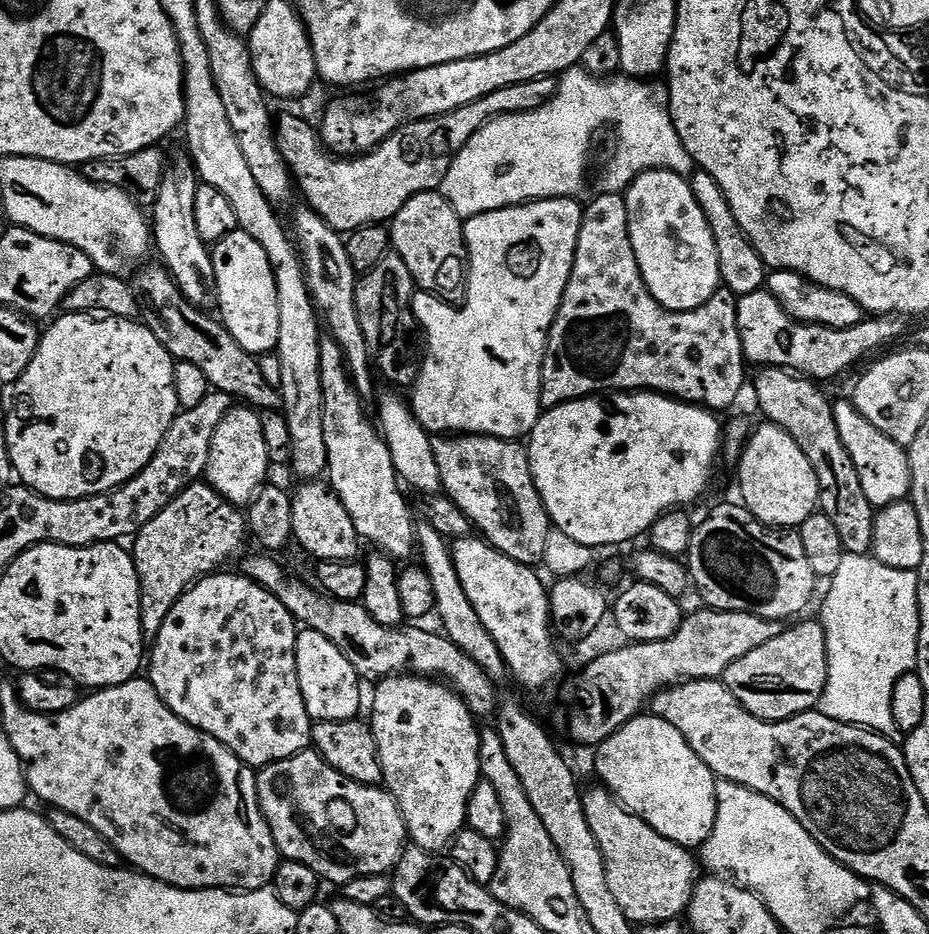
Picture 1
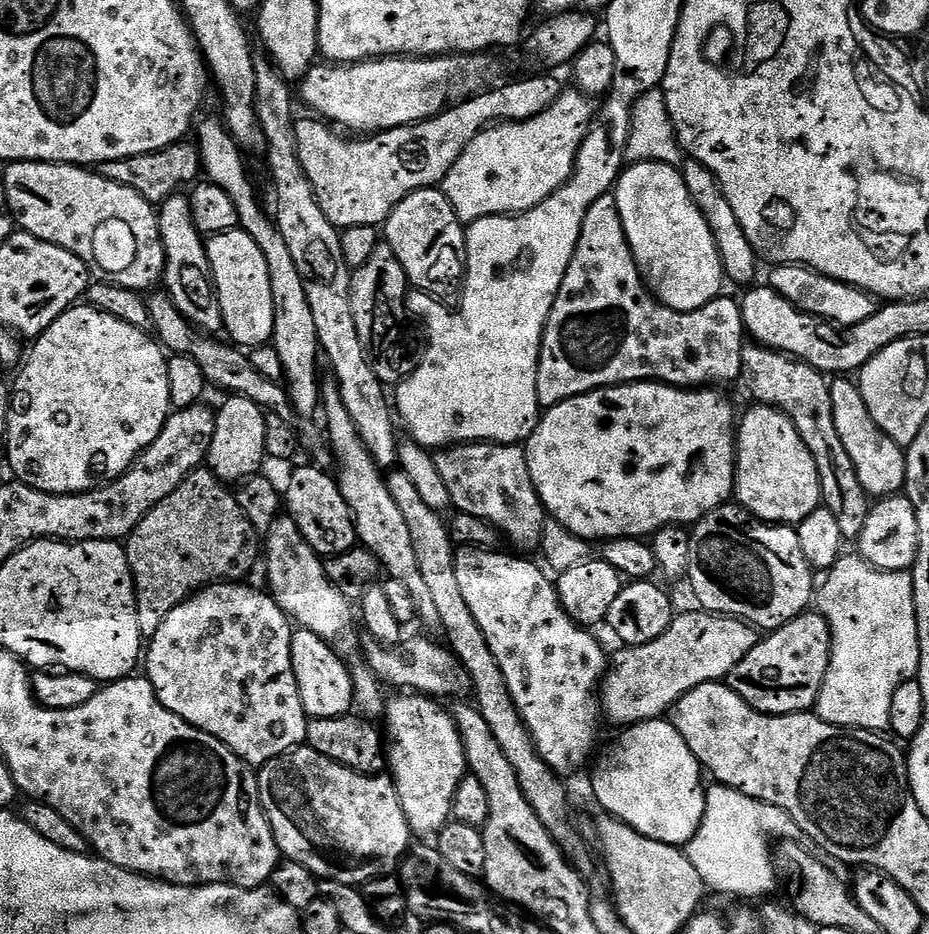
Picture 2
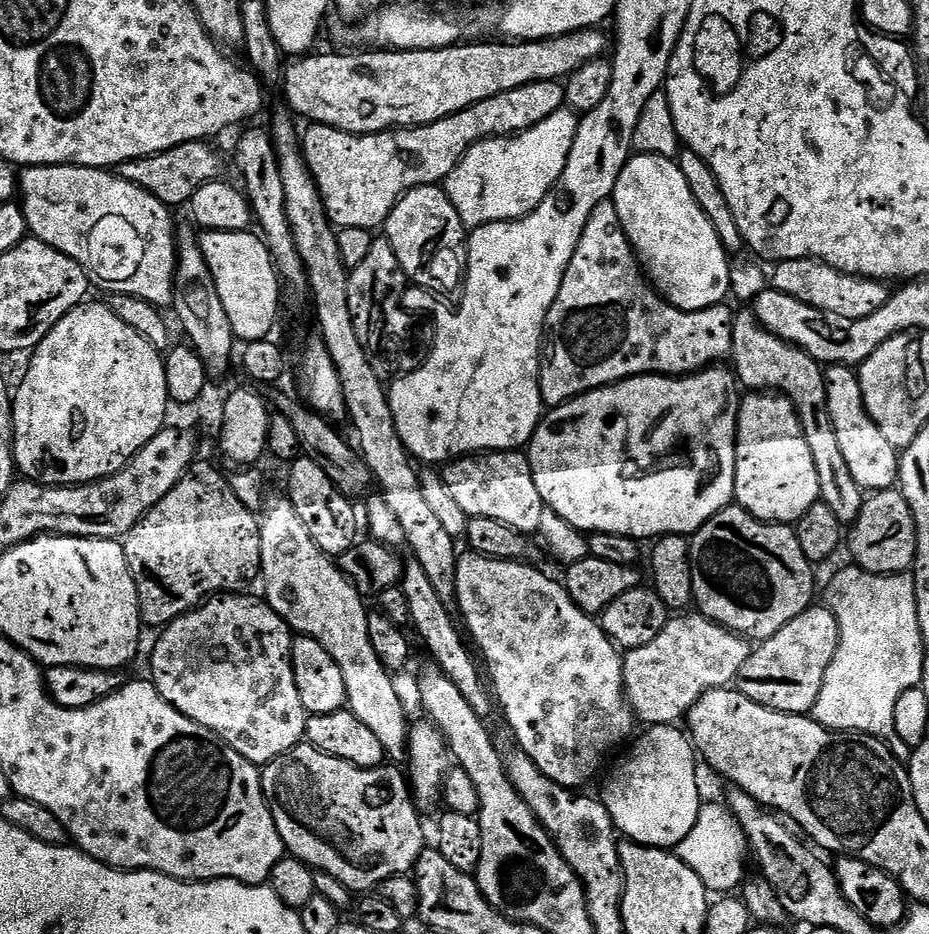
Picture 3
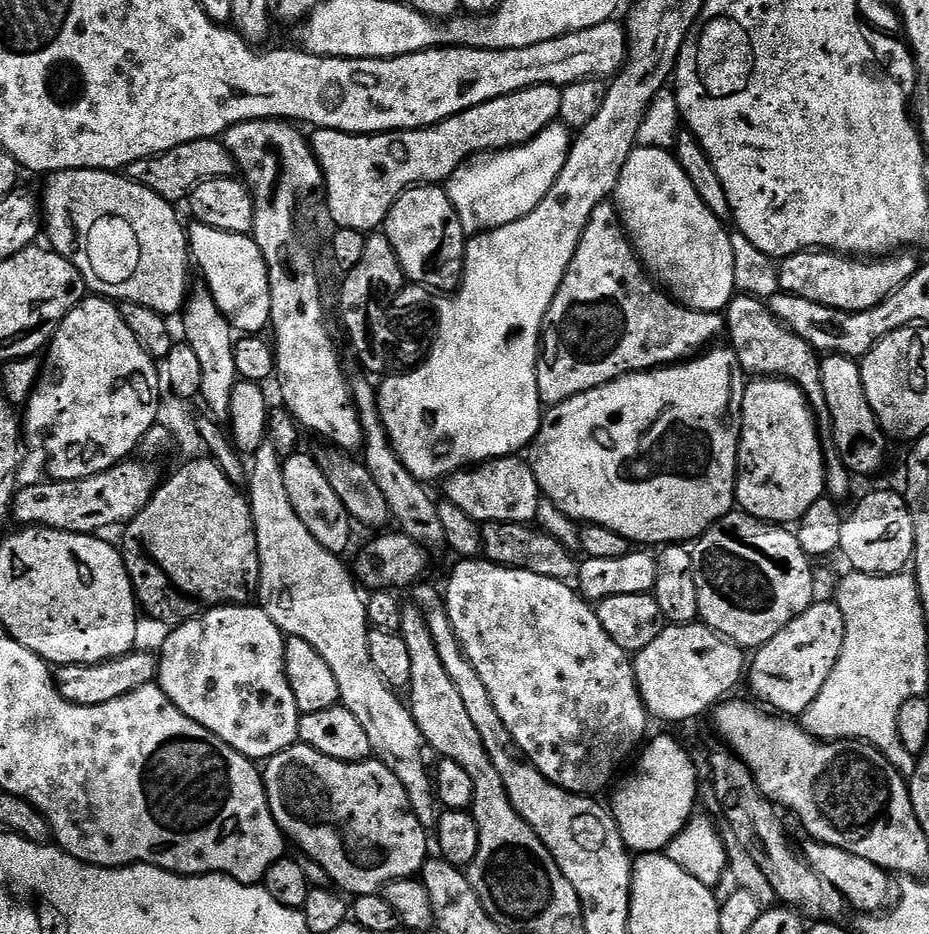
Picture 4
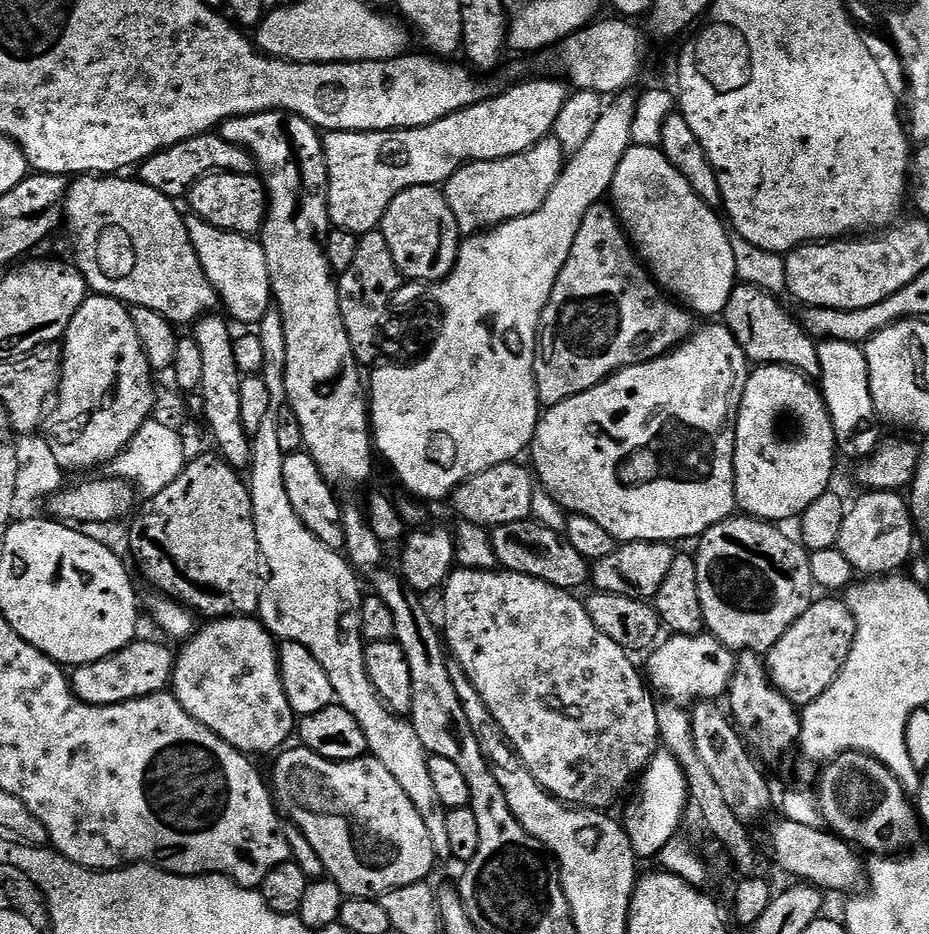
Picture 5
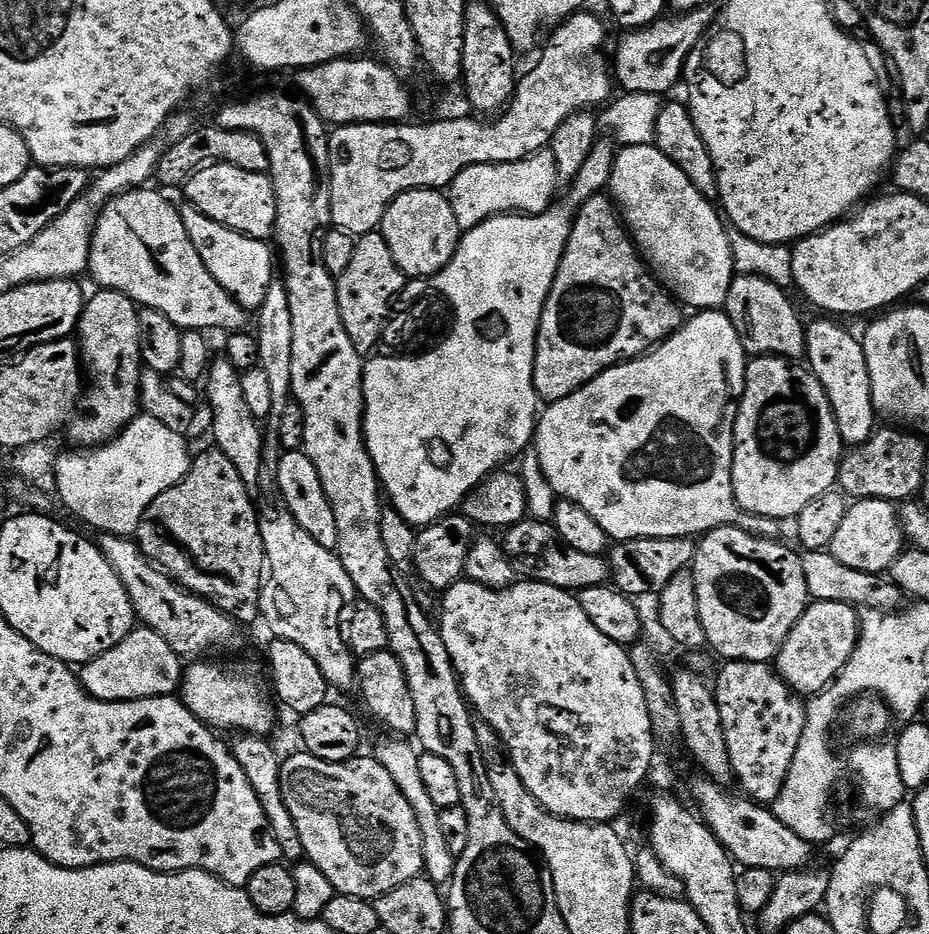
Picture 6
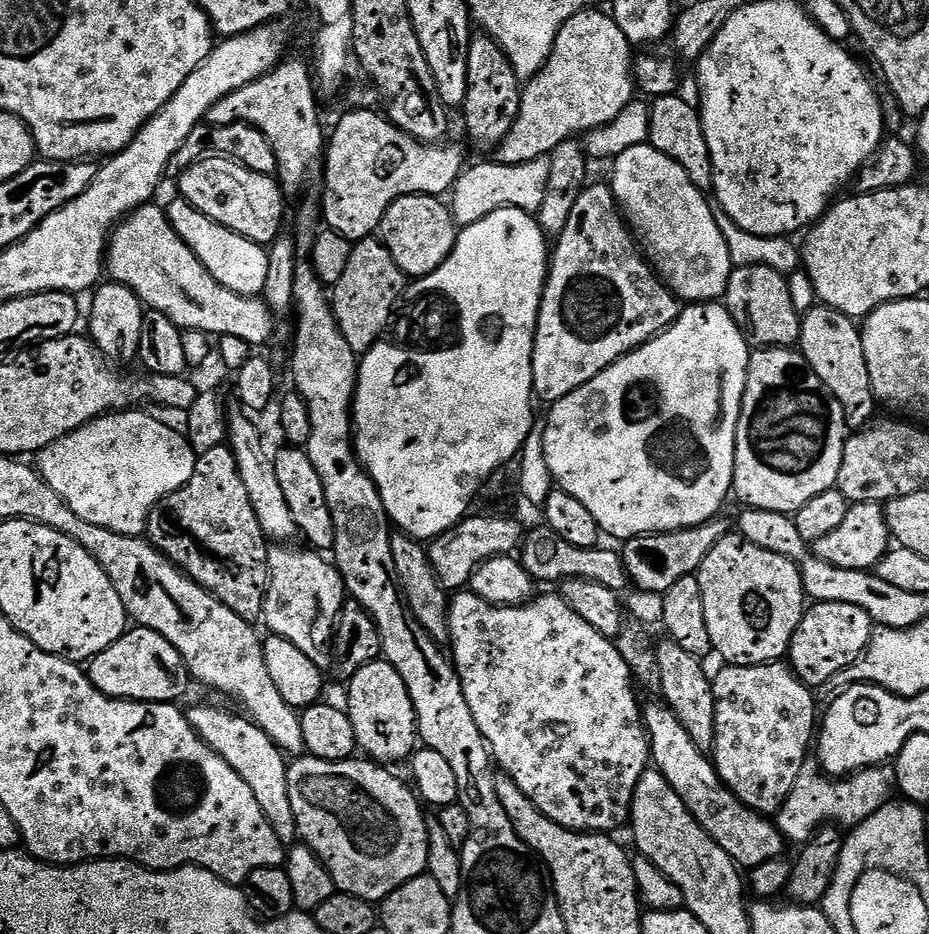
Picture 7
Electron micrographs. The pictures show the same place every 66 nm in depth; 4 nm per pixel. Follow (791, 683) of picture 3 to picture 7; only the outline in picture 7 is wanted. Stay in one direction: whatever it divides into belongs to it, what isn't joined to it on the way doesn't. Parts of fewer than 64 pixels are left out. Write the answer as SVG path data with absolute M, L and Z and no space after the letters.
M843 602L813 603L807 609L792 639L787 659L802 683L809 686L832 684L840 672L856 663L868 650L874 623L866 610Z

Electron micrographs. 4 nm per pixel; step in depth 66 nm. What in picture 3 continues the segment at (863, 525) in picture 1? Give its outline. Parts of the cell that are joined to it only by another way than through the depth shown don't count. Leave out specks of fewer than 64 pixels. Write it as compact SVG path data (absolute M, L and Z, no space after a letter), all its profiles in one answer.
M752 310L737 311L734 315L734 342L730 364L741 389L749 393L767 390L769 393L784 396L791 402L800 419L806 443L810 446L814 466L818 470L820 500L830 506L830 510L834 510L834 515L838 517L841 525L855 524L864 505L866 493L858 486L858 482L854 482L842 449L838 447L834 422L830 422L828 383L824 381L822 365L798 346L770 334L770 330L758 323L755 311Z

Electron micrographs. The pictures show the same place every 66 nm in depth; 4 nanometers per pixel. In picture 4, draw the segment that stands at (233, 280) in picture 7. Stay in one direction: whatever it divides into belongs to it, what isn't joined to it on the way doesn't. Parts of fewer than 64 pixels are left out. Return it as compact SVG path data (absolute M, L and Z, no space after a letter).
M193 223L187 229L191 259L200 267L203 283L207 284L218 310L240 334L260 334L269 327L270 278L262 250L252 241L251 235L230 234L214 230L205 224Z

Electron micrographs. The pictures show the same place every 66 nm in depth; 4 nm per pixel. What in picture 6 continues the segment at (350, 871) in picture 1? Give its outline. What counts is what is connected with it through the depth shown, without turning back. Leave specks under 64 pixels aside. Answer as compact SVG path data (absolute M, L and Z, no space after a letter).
M297 750L293 756L287 757L285 755L280 765L281 792L286 809L290 812L290 817L293 818L294 824L298 828L298 835L302 840L307 863L318 866L318 870L322 870L322 874L326 874L326 878L330 878L330 886L334 886L334 890L339 895L353 896L374 902L382 894L394 890L394 886L402 886L402 882L410 882L410 878L421 875L424 870L424 859L422 858L422 830L418 830L418 818L414 818L414 810L410 810L410 802L406 802L402 790L398 790L398 786L394 786L394 778L390 778L386 766L382 766L371 755L364 755L357 755L341 764L326 762L322 758L314 758L303 750Z

